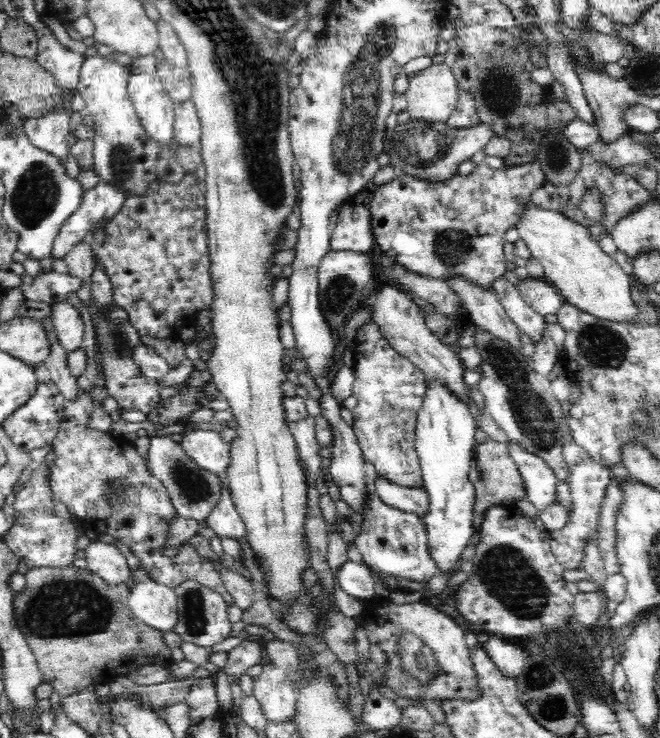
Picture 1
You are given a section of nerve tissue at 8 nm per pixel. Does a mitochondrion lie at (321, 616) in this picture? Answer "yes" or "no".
no

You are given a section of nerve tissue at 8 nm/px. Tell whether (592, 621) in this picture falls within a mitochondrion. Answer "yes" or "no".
no

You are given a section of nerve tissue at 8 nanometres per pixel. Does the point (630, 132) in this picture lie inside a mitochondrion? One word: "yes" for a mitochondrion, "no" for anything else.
no

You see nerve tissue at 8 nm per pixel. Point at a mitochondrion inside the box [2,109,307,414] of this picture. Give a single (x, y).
(36, 194)

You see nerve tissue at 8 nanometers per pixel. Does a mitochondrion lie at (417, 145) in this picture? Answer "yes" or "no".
yes

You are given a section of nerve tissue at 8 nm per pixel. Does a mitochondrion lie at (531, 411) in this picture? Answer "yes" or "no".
yes

